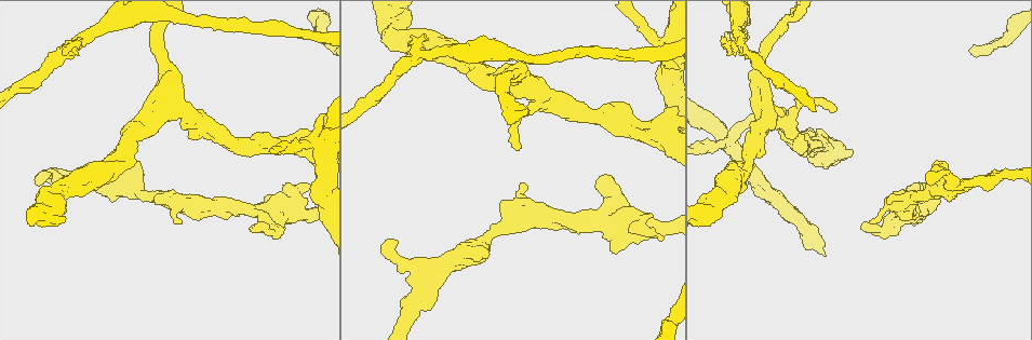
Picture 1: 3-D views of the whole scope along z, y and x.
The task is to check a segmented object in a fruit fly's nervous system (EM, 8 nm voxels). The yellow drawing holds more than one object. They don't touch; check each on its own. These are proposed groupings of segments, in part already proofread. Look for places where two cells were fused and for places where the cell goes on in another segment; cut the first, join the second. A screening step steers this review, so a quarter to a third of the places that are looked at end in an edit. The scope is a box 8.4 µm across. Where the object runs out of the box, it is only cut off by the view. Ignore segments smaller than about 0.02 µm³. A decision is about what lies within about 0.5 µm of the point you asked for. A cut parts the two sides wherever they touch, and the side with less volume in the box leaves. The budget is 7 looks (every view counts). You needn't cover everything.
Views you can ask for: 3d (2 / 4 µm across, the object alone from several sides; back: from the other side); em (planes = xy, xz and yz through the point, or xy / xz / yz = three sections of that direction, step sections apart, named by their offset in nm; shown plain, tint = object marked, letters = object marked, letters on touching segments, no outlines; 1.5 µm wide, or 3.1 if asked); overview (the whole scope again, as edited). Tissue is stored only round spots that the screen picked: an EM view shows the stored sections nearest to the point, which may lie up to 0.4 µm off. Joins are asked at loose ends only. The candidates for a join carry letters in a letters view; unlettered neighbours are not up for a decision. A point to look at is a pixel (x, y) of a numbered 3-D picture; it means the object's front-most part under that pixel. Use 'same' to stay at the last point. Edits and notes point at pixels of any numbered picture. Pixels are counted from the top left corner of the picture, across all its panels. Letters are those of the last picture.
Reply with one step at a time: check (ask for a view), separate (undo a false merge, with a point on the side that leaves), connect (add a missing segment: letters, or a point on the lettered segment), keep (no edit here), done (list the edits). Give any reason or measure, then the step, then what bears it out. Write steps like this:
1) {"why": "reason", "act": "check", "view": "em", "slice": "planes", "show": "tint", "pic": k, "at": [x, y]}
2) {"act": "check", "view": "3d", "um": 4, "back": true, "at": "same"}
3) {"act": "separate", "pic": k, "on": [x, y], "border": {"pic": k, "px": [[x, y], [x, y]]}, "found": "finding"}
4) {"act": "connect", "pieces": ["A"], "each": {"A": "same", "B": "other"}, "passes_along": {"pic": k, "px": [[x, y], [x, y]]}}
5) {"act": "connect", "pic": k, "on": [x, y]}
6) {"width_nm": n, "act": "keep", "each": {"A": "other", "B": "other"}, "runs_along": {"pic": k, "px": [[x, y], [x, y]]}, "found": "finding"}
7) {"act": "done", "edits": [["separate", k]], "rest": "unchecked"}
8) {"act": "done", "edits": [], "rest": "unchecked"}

{"why": "branch stops here", "act": "check", "view": "3d", "um": 4, "pic": 1, "at": [40, 182]}

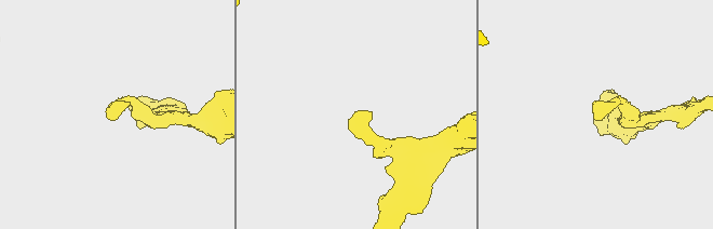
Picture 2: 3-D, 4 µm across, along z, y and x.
{"act": "check", "view": "em", "slice": "yz", "step": 8, "show": "letters", "pic": 2, "at": [356, 113]}

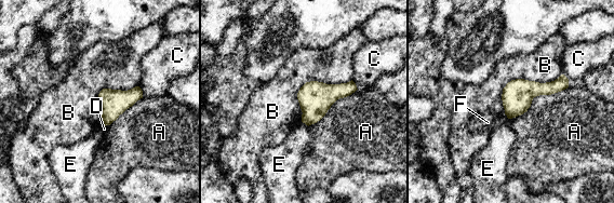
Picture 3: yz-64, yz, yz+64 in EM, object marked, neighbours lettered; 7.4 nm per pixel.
{"act": "keep", "each": {"A": "other", "B": "other", "C": "other", "D": "other", "E": "other", "F": "other"}, "border": {"pic": 3, "px": [[351, 79], [307, 81], [301, 121]]}, "found": "none of them fits"}

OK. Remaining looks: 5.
{"why": "free end", "act": "check", "view": "3d", "um": 4, "pic": 1, "at": [872, 224]}

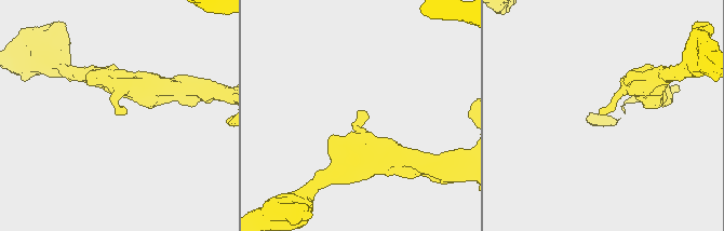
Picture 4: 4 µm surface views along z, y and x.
{"act": "check", "view": "em", "slice": "xz", "step": 8, "show": "tint", "pic": 4, "at": [117, 112]}

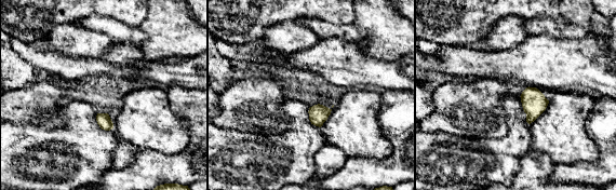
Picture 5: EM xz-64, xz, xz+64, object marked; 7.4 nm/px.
{"act": "check", "view": "em", "slice": "xz", "step": 8, "show": "letters", "at": "same"}

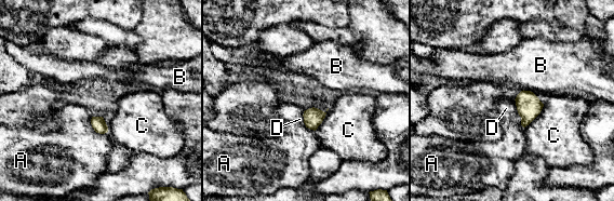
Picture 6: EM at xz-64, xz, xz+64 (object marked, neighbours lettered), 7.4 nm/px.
{"act": "keep", "each": {"A": "other", "B": "other", "C": "other", "D": "other"}, "border": {"pic": 6, "px": [[515, 99], [521, 122]]}, "found": "no lettered segment goes on from it"}

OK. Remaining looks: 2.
{"why": "branch stops here", "act": "check", "view": "em", "slice": "planes", "show": "letters", "pic": 1, "at": [513, 148]}

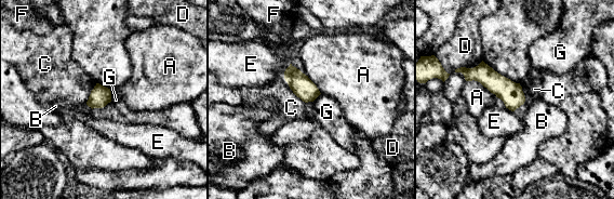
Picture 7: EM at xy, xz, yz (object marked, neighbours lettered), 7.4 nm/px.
{"act": "keep", "each": {"A": "other", "B": "other", "C": "other", "D": "other", "E": "other", "F": "other", "G": "other"}, "runs_along": {"pic": 7, "px": [[463, 69], [484, 74], [521, 101]]}, "found": "no lettered segment goes on from it"}

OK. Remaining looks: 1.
{"act": "done", "edits": [], "rest": "unchecked"}

